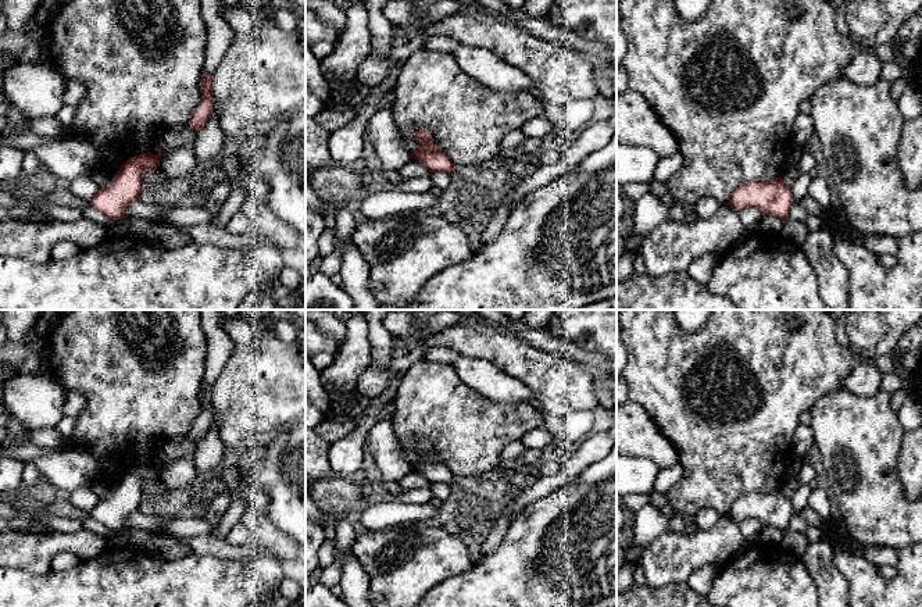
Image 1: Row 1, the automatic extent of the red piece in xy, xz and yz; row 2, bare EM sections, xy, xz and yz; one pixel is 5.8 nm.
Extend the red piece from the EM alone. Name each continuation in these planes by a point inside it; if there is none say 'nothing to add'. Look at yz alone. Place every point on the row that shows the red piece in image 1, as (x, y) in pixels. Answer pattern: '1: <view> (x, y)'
1: yz (796, 232)

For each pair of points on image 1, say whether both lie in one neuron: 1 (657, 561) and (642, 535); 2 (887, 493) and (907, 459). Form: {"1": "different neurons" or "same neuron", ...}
{"1": "different neurons", "2": "different neurons"}

